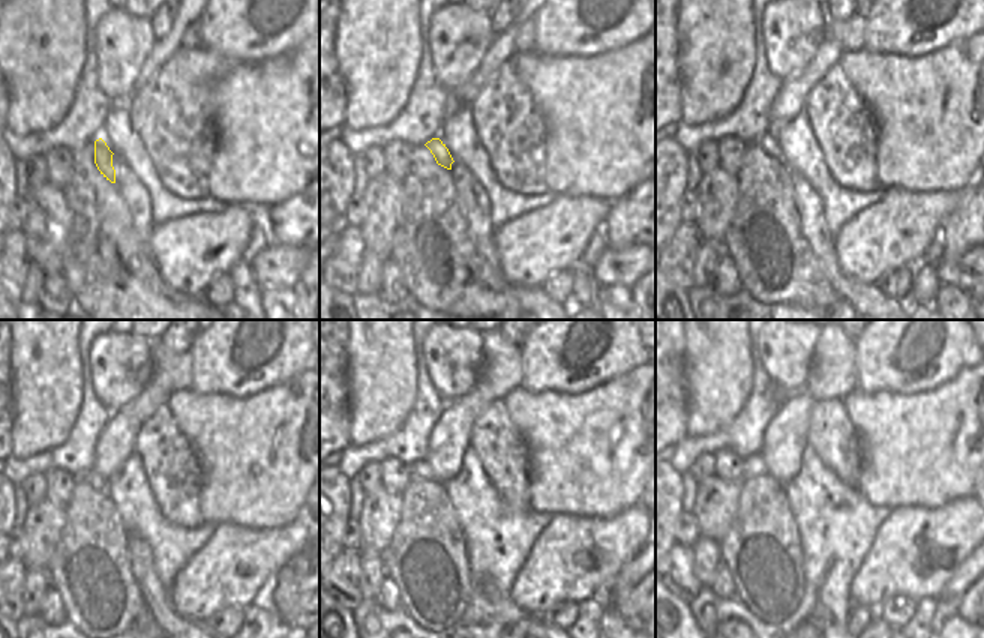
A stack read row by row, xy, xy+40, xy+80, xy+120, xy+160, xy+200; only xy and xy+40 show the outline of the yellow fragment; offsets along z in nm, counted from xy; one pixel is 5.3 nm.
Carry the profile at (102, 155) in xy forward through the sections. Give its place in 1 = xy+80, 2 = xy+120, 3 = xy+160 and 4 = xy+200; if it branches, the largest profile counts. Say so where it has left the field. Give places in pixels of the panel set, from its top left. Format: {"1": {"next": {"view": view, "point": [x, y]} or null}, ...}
{"1": {"next": {"view": "xy+80", "point": [768, 143]}}, "2": {"next": {"view": "xy+120", "point": [92, 478]}}, "3": {"next": {"view": "xy+160", "point": [420, 470]}}, "4": {"next": {"view": "xy+200", "point": [753, 466]}}}

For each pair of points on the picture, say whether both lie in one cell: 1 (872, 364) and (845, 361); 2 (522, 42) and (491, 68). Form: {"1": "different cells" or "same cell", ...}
{"1": "different cells", "2": "different cells"}

